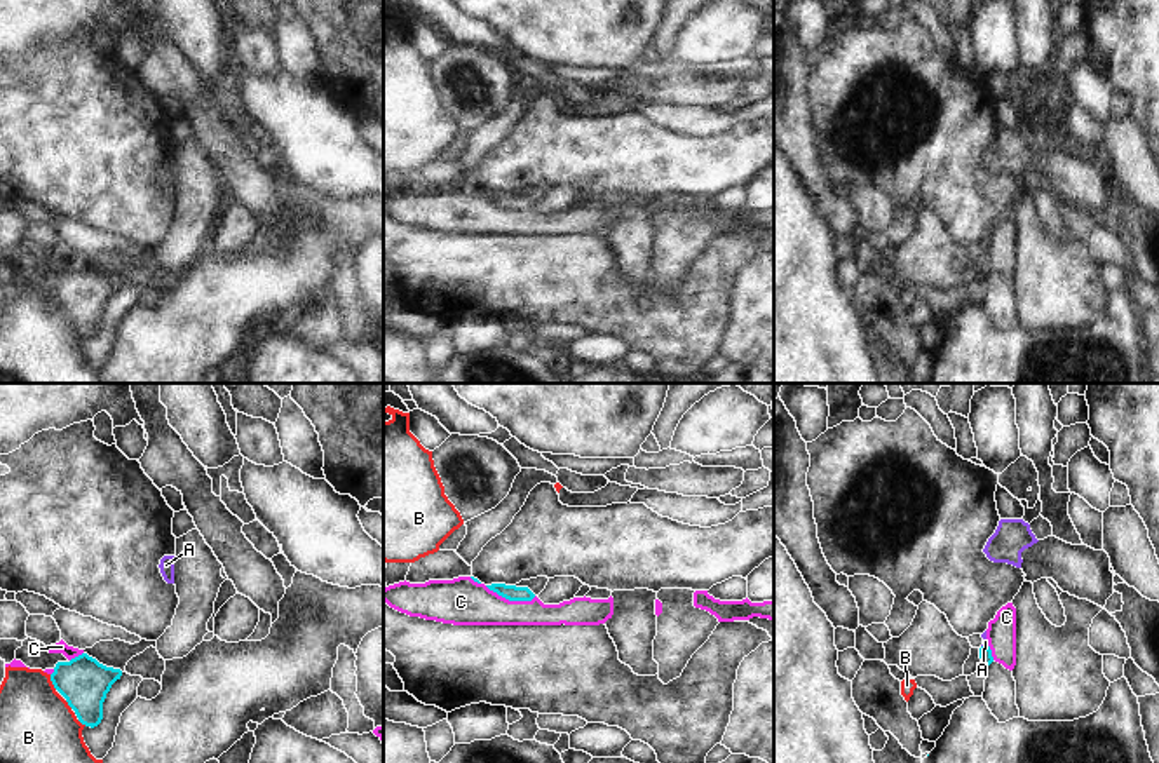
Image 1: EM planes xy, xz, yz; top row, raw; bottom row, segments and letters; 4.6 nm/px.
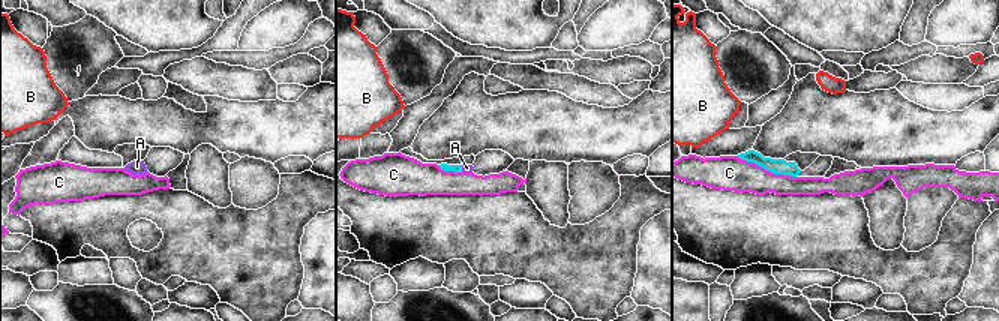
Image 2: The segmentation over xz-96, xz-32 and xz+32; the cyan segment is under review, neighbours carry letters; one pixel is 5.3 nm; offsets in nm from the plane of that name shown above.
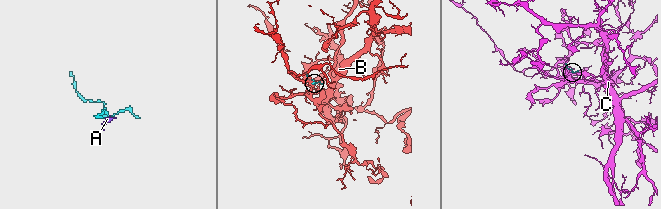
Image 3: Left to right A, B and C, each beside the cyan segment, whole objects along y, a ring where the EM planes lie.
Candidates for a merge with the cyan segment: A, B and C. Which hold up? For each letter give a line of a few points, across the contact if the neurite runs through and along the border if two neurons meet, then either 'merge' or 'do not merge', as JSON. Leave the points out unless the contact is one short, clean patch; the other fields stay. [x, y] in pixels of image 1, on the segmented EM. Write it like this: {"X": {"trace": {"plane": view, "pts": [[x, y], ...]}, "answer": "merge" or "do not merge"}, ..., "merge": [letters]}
{"A": {"trace": {"plane": "yz", "pts": [[985, 654], [985, 647], [985, 641]]}, "answer": "merge"}, "B": {"answer": "do not merge"}, "C": {"trace": {"plane": "xz", "pts": [[485, 586], [509, 600], [532, 600], [535, 596]]}, "answer": "do not merge"}, "merge": ["A"]}

